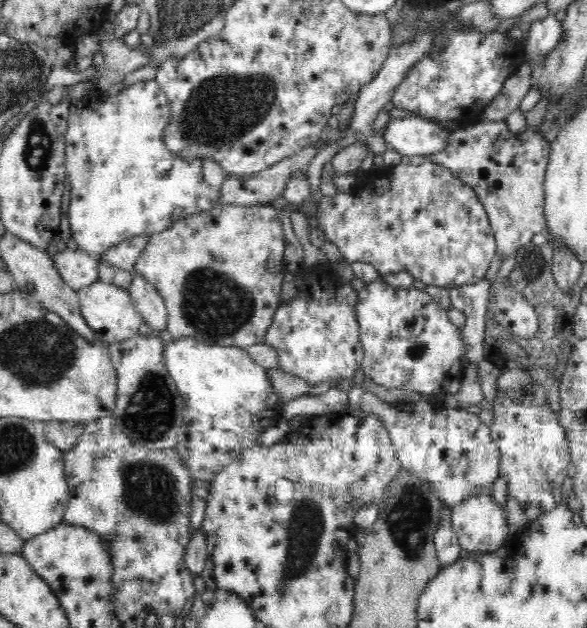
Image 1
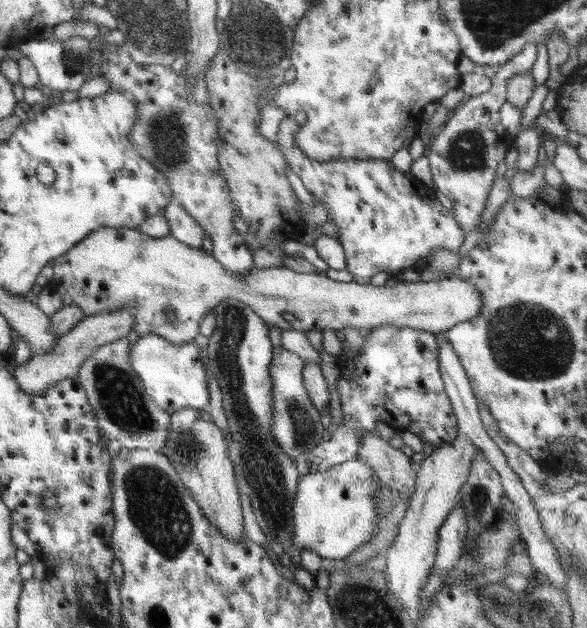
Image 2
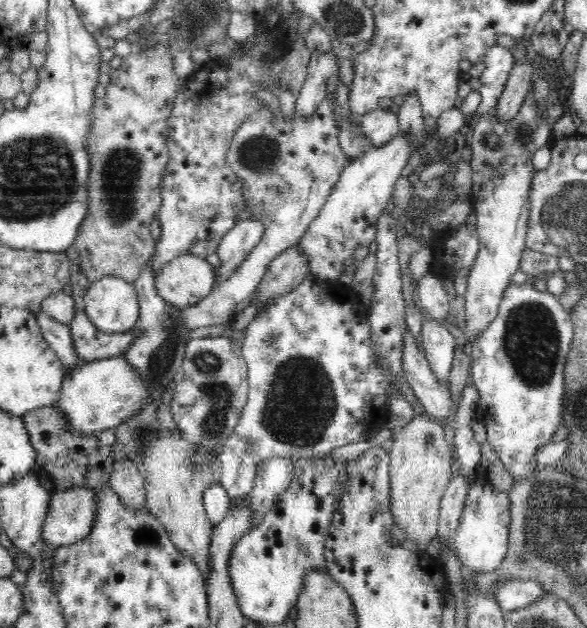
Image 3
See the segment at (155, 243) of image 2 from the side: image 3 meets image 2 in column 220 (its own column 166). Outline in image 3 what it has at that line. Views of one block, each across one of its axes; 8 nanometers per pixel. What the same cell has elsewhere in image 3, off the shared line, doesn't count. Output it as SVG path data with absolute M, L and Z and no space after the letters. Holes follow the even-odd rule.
M188 252L164 264L155 277L154 288L165 302L184 309L209 296L216 275L216 266L206 262L204 257Z

